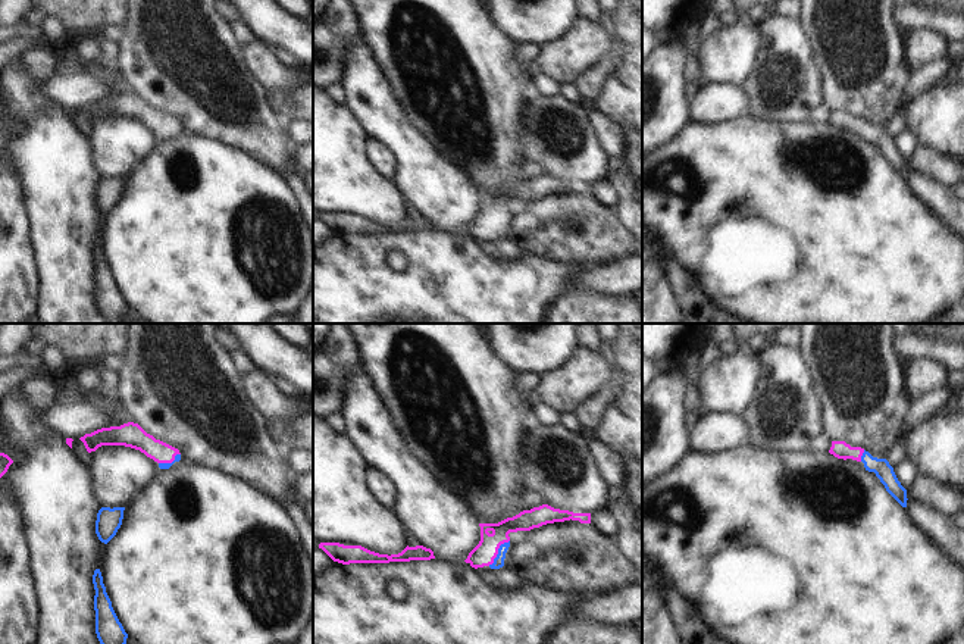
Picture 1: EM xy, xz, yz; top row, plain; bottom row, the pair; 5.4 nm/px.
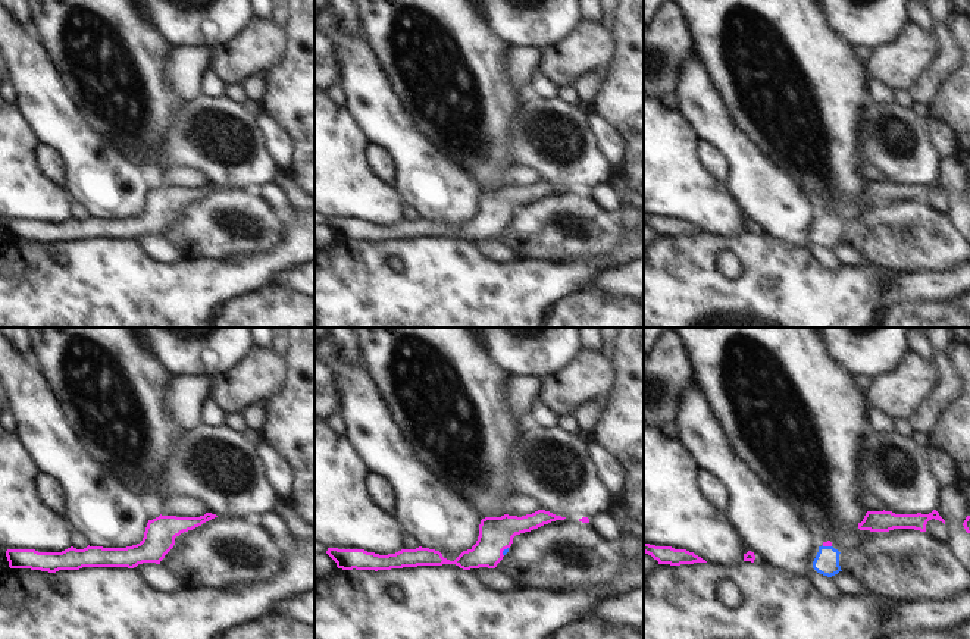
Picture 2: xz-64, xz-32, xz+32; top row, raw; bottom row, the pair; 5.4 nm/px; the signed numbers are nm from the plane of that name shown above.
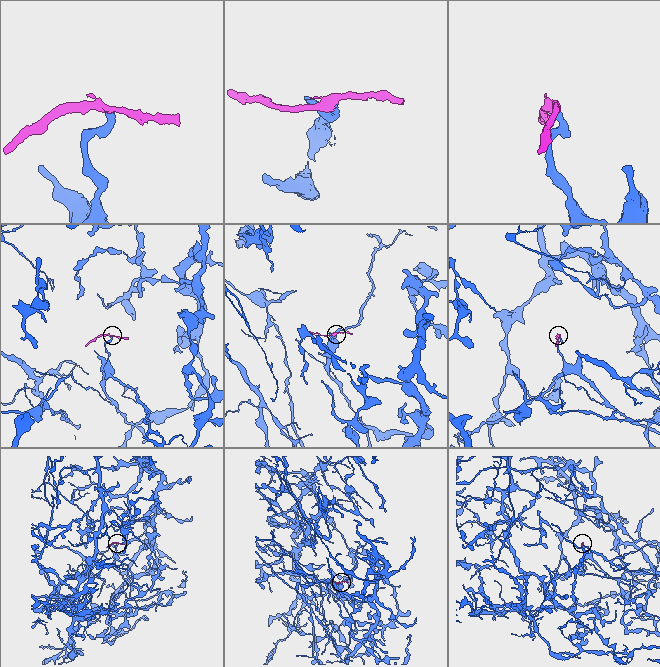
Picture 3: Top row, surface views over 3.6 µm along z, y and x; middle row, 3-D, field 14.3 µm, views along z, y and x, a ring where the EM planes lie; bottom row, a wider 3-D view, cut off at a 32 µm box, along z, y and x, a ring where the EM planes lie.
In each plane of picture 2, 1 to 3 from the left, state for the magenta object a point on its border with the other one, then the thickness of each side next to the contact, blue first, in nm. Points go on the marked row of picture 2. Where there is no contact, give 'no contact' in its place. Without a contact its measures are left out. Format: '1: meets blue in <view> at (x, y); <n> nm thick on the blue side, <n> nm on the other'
1: no contact
2: meets blue in xz-32 at (503, 551); 20 nm thick on the blue side, 190 nm on the other
3: meets blue in xz+32 at (826, 547); 140 nm thick on the blue side, 30 nm on the other

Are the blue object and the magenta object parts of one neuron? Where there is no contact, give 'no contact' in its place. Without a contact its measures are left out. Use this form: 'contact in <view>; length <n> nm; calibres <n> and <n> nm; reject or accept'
contact in xz; length 180 nm; calibres 60 and 120 nm; accept

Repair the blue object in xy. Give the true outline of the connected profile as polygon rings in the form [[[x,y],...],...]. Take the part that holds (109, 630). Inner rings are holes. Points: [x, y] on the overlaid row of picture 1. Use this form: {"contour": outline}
{"contour": [[[100,569],[94,570],[93,584],[96,590],[96,634],[100,644],[126,644],[128,634],[112,607]]]}

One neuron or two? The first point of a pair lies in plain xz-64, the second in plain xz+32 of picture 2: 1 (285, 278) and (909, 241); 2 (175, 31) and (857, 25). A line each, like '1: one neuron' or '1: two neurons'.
1: two neurons
2: one neuron

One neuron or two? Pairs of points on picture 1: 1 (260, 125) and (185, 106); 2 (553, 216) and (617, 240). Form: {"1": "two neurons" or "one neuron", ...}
{"1": "one neuron", "2": "one neuron"}

